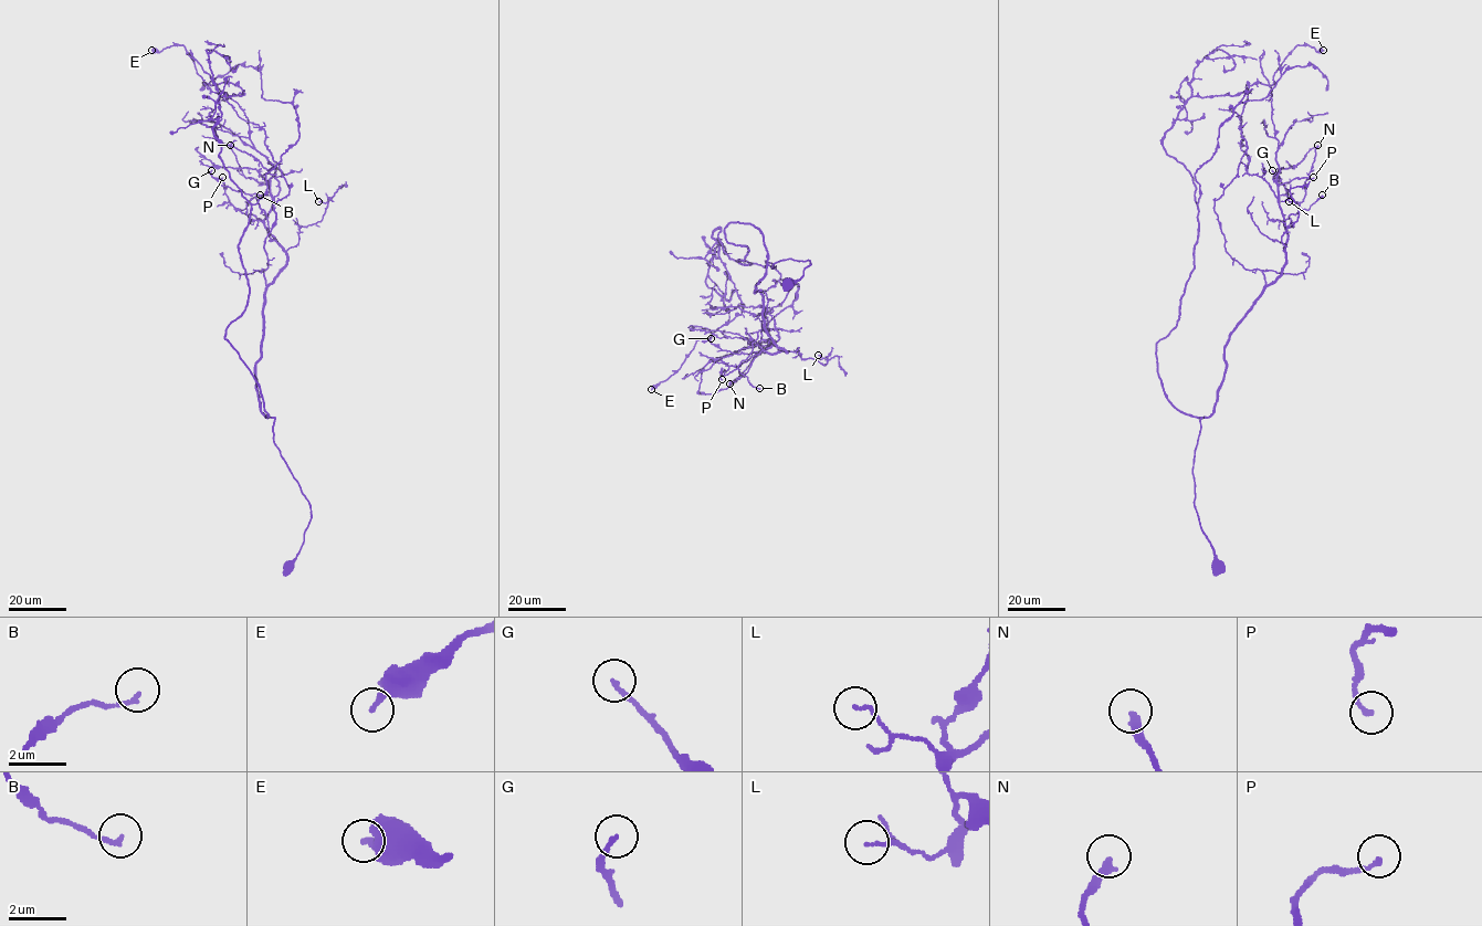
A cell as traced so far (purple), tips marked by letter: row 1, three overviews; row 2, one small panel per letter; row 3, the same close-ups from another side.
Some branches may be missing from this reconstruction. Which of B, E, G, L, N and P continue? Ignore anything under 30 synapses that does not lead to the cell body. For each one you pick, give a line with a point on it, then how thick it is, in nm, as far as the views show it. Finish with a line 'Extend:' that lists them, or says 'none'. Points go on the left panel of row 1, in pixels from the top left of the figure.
Extend: none

